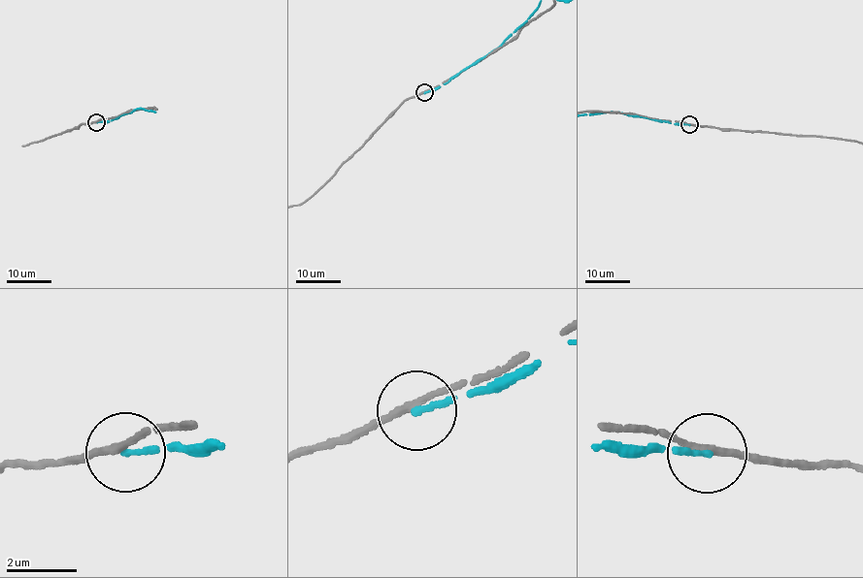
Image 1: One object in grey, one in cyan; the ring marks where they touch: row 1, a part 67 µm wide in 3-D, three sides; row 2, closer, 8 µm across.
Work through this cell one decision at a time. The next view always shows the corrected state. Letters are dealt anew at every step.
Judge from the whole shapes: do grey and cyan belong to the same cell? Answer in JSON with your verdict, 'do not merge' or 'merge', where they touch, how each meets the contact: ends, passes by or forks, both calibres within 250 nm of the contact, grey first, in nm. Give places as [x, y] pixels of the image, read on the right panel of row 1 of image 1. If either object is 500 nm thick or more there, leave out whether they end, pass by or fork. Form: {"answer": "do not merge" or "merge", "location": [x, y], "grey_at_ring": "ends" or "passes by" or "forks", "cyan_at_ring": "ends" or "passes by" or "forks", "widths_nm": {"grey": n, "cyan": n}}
{"answer": "do not merge", "location": [689, 124], "grey_at_ring": "passes by", "cyan_at_ring": "ends", "widths_nm": {"grey": 190, "cyan": 170}}

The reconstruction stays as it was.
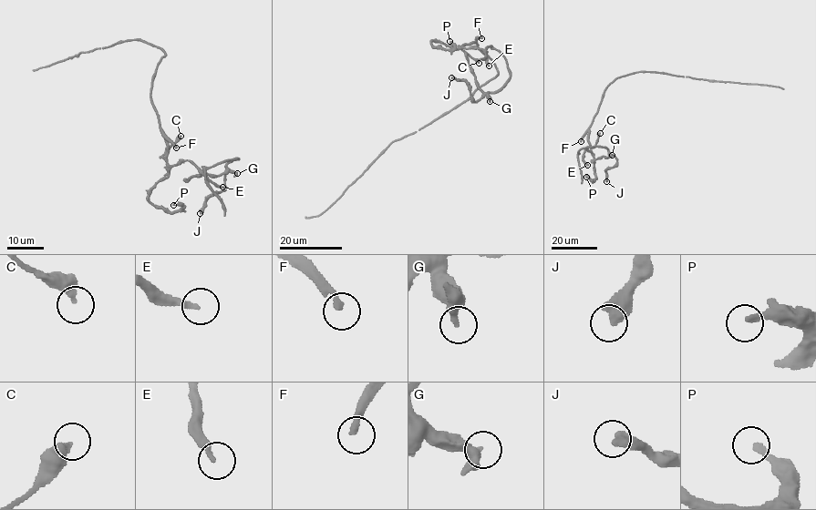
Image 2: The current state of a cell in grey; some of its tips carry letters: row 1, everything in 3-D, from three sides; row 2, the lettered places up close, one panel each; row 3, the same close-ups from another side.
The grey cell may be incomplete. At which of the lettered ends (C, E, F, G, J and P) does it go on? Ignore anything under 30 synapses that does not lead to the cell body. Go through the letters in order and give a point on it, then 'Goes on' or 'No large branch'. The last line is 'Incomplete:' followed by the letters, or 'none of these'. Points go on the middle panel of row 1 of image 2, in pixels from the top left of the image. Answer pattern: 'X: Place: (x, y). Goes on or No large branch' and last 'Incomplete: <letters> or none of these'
C: Place: (479, 63). No large branch
E: Place: (489, 66). No large branch
F: Place: (481, 38). No large branch
G: Place: (490, 101). No large branch
J: Place: (451, 77). No large branch
P: Place: (449, 41). No large branch
Incomplete: none of these

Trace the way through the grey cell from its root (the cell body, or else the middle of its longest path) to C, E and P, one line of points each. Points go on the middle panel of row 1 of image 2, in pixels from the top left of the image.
C: (495, 66), (490, 58), (477, 48), (476, 40), (462, 45), (461, 49), (479, 63)
E: (495, 66), (490, 58), (477, 48), (476, 40), (462, 45), (467, 48), (484, 50), (489, 66)
P: (495, 66), (477, 48), (476, 40), (457, 48), (431, 42), (433, 46), (450, 49), (453, 46), (449, 41)

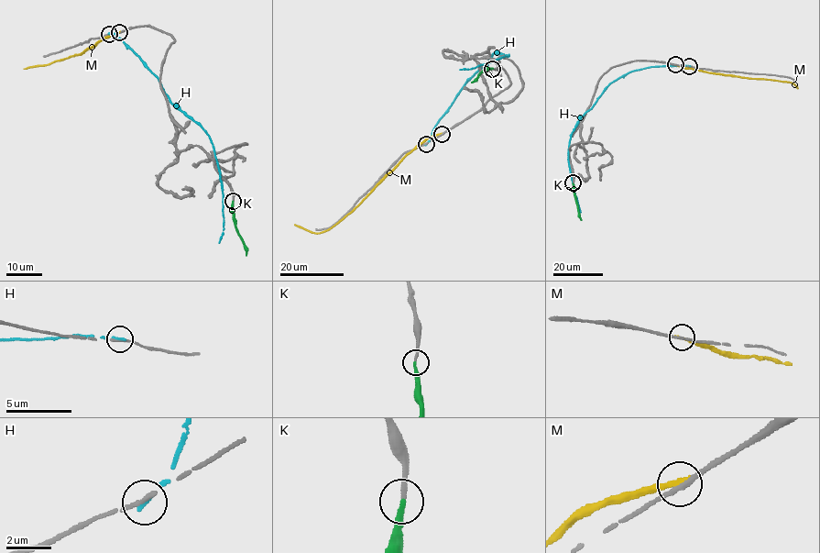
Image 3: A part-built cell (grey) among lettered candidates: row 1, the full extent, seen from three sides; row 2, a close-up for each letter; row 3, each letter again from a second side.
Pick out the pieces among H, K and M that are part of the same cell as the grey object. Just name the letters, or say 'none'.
K

